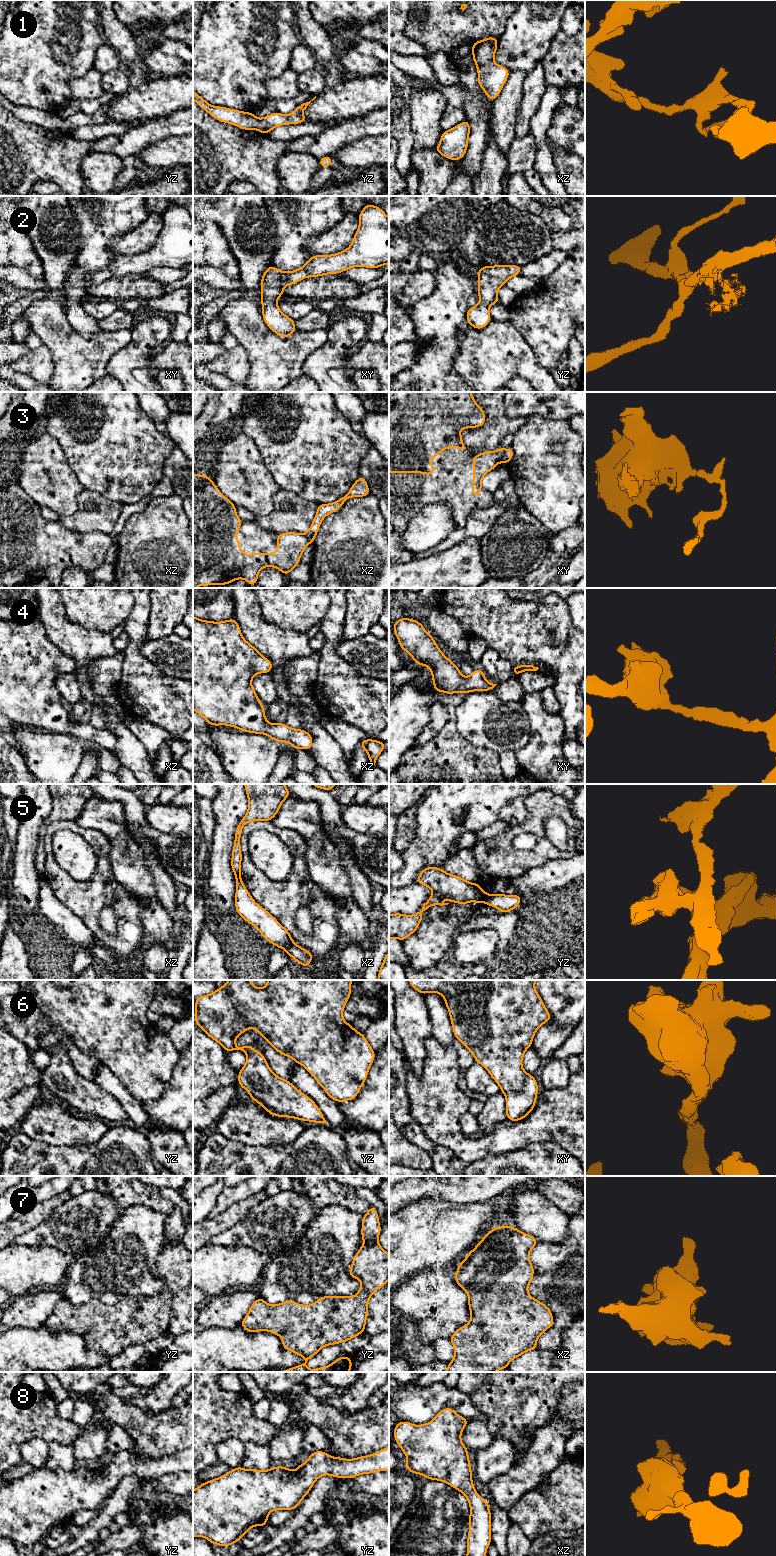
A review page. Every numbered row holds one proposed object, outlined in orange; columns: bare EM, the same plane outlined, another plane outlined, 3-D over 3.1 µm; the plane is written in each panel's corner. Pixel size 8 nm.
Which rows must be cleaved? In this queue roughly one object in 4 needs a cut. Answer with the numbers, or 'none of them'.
3

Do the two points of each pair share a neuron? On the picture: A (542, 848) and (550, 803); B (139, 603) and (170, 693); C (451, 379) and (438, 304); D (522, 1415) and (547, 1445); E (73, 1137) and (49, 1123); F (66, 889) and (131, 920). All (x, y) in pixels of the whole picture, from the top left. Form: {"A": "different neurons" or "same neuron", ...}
{"A": "same neuron", "B": "same neuron", "C": "different neurons", "D": "different neurons", "E": "same neuron", "F": "same neuron"}

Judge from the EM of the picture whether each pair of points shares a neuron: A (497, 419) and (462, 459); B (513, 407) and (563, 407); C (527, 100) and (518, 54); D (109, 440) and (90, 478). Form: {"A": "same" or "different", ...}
{"A": "different", "B": "same", "C": "different", "D": "same"}

